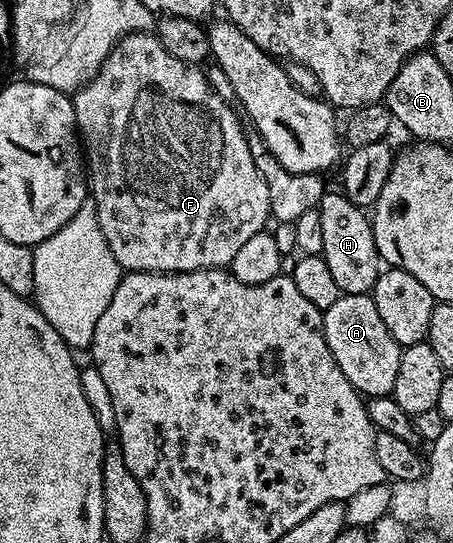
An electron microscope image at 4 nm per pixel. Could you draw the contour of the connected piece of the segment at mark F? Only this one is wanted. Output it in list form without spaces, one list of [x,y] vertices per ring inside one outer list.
[[[136,33],[120,39],[101,65],[99,72],[74,92],[75,126],[82,150],[85,152],[89,195],[93,200],[105,241],[108,242],[113,257],[117,259],[124,272],[204,271],[210,267],[226,268],[240,252],[241,245],[249,241],[249,237],[253,237],[258,231],[264,230],[271,219],[269,185],[265,185],[265,177],[255,164],[253,153],[247,144],[247,131],[239,124],[240,116],[230,102],[227,104],[221,96],[211,92],[210,81],[199,70],[198,66],[182,63],[177,57],[173,57],[173,53],[169,53],[160,45],[154,34]]]

